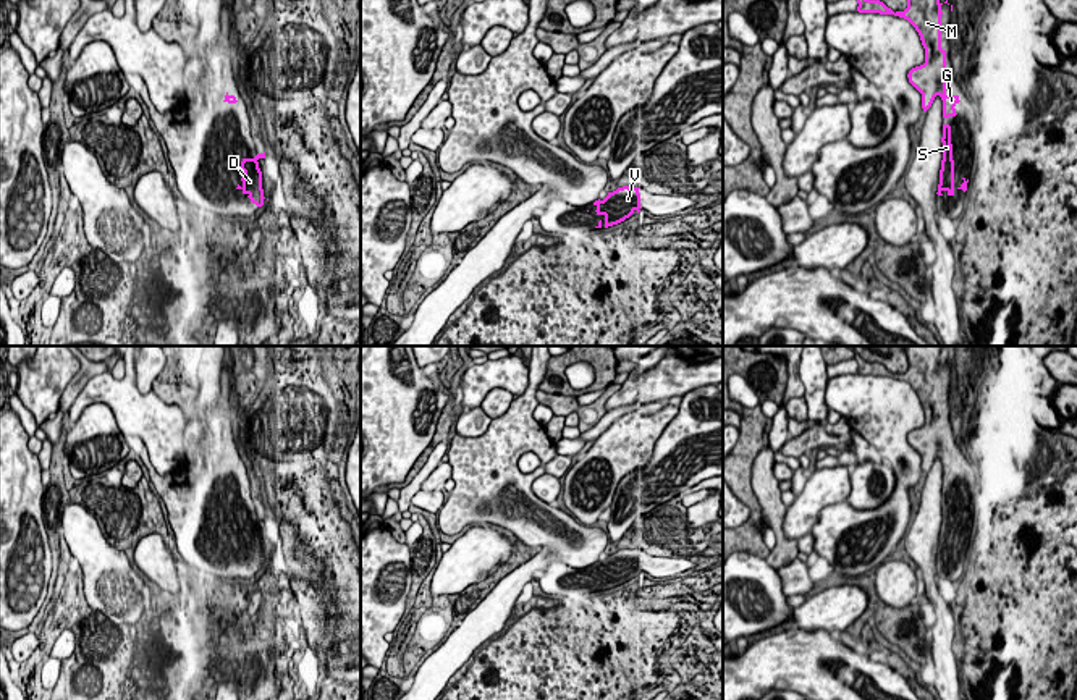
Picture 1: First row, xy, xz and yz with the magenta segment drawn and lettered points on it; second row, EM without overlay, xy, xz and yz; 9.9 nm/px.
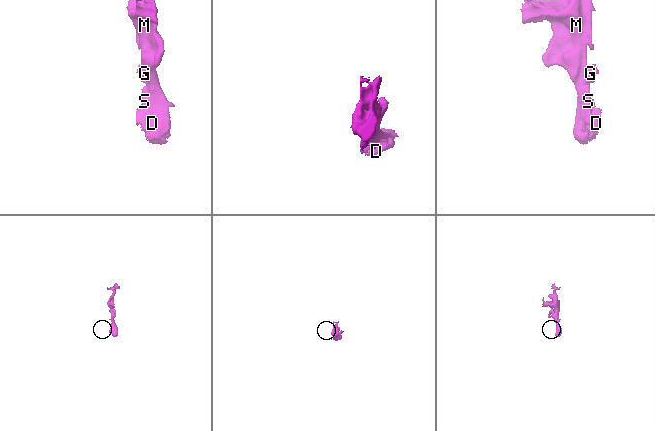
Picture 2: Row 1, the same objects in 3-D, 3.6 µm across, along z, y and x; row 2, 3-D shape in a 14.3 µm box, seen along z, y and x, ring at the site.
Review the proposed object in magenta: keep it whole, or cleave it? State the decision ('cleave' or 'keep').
keep

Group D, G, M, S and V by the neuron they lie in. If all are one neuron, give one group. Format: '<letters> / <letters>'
D G M S V

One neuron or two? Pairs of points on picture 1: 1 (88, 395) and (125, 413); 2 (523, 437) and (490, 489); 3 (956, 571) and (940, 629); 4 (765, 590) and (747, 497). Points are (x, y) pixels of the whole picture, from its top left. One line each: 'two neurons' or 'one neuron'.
1: one neuron
2: one neuron
3: two neurons
4: two neurons

